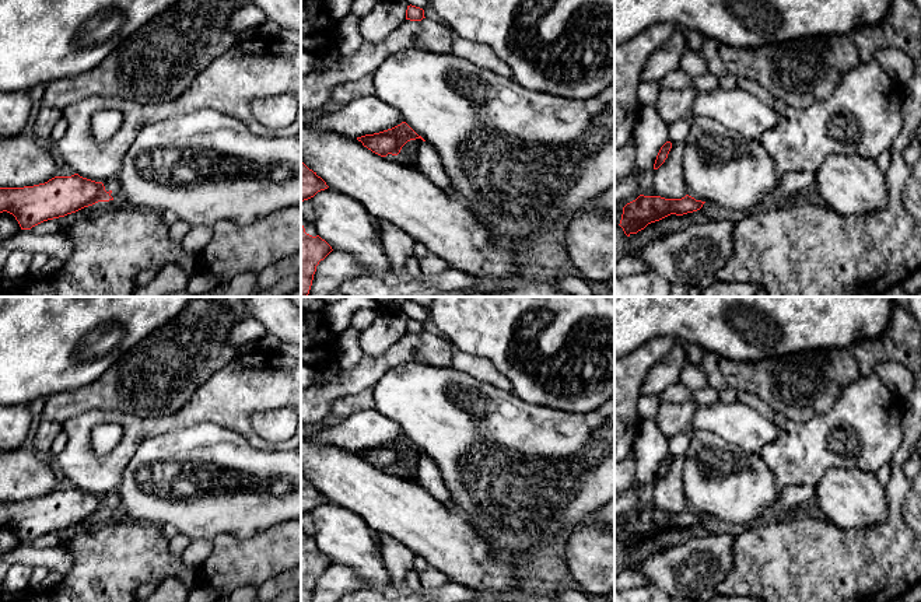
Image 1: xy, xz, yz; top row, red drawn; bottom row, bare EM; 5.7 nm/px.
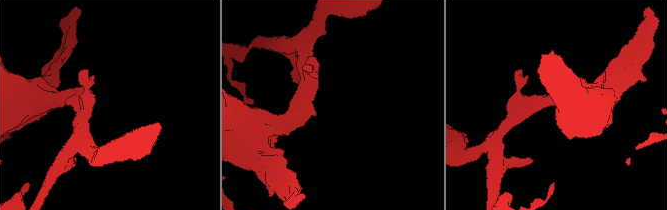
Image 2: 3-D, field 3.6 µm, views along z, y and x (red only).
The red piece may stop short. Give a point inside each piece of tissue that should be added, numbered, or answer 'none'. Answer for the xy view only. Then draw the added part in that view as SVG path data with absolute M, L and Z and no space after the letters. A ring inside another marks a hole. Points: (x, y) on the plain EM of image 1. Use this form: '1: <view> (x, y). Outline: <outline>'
1: xy (112, 497). Outline: M116 489L108 491L102 497L104 497L106 505L109 505L109 504L112 505L111 510L113 511L113 514L120 514L120 511L122 511L122 501L120 501L119 493L118 493Z

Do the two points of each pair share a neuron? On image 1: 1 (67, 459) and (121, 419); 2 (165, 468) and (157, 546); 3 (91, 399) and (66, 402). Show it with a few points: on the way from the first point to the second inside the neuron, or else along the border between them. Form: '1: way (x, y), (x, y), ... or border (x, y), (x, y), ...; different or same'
1: way (79, 443), (79, 433), (95, 416), (104, 416); same
2: border (128, 518), (154, 522), (160, 527); different
3: way (86, 399), (72, 402); same

